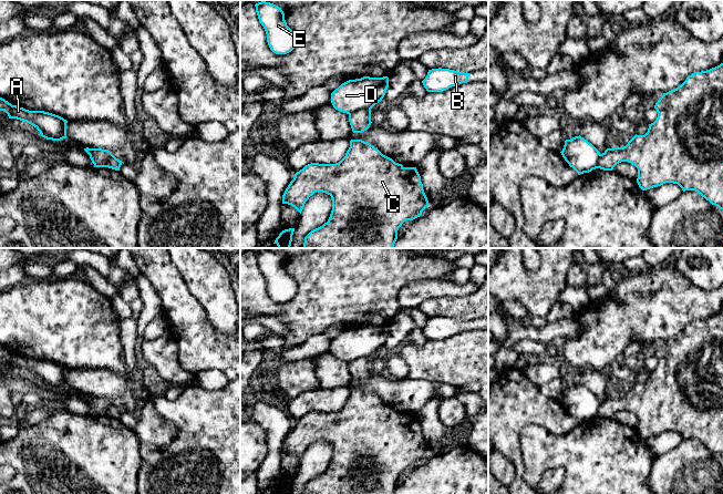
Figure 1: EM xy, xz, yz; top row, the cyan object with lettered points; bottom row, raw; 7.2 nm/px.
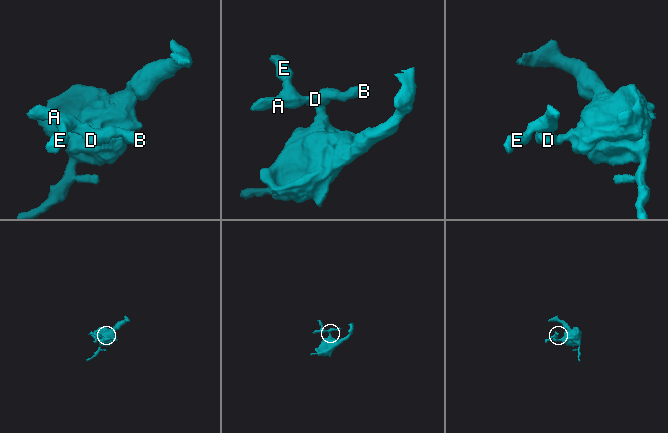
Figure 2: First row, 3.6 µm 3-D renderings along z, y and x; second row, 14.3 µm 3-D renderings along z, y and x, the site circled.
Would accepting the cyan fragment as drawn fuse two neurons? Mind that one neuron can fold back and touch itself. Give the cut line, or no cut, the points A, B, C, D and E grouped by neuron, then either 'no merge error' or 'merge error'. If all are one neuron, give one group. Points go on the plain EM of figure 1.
xz (370, 358), (357, 358), (349, 362) | A B D E / C | merge error

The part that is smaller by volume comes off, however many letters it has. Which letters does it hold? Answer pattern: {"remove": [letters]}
{"remove": ["A", "B", "D", "E"]}

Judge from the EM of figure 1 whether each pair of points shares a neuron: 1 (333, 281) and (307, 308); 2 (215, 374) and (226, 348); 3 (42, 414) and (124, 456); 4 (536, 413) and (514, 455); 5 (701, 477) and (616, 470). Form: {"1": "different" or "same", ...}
{"1": "same", "2": "different", "3": "different", "4": "same", "5": "different"}

